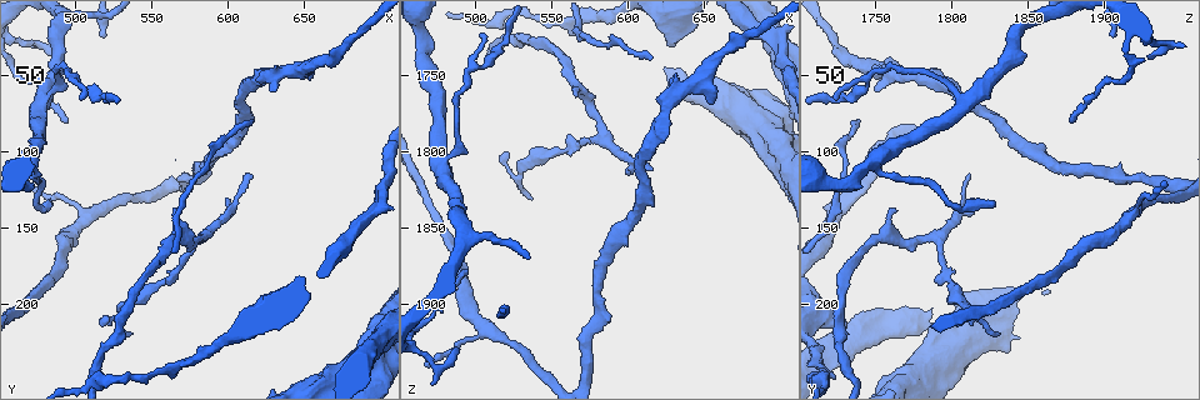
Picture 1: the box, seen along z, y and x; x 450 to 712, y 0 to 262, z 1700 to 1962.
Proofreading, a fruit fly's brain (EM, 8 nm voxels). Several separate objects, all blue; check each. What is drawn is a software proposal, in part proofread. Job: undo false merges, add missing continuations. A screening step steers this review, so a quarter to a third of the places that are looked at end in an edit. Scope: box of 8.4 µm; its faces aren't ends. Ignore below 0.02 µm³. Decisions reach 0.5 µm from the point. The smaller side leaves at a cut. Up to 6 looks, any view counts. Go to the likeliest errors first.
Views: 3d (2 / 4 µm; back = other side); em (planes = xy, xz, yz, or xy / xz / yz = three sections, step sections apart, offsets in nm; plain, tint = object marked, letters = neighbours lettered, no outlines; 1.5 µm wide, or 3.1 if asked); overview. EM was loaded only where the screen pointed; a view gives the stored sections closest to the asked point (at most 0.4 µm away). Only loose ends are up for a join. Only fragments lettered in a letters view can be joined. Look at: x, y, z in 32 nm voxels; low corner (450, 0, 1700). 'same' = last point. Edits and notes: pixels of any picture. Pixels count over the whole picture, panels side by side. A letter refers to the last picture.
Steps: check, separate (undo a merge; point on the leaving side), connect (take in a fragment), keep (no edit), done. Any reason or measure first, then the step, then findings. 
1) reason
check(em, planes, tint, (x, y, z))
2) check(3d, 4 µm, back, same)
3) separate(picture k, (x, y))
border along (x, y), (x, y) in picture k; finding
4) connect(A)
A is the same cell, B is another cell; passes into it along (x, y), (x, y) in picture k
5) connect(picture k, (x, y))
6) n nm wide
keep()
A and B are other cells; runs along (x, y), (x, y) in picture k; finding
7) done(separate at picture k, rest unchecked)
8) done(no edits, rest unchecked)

branch stops here
check(em, yz, step 8, plain, (654, 50, 1768))

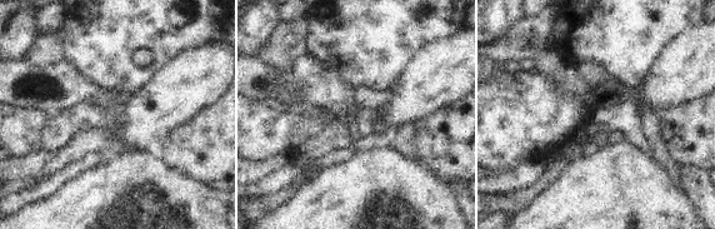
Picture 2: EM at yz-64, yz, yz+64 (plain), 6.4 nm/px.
see the neighbours
check(em, yz, step 8, letters, same)

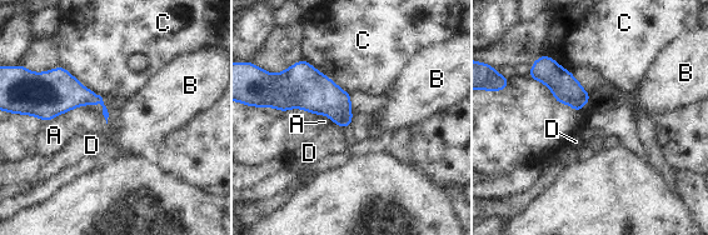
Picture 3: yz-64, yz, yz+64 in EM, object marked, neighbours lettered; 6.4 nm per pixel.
keep()
A, B, C and D are other cells; none of them fits

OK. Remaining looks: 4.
thick end
check(em, planes, letters, (630, 214, 1732))

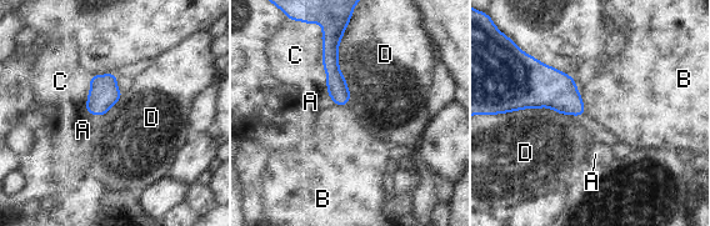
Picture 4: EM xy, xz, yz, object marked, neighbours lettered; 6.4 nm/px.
keep()
A, B, C and D are other cells; runs along (336, 38), (331, 70), (343, 103) in picture 4; no lettered fragment goes on from it

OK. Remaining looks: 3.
tapers out
check(3d, 2 µm, (536, 218, 1830))

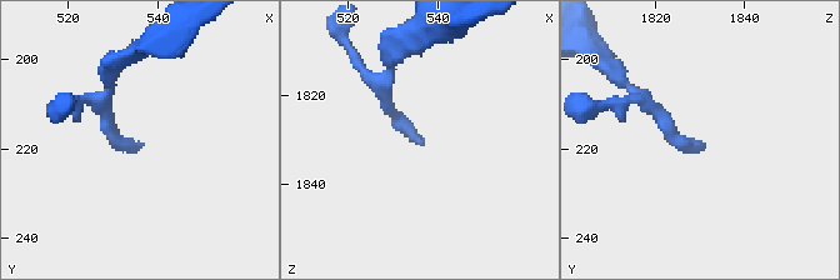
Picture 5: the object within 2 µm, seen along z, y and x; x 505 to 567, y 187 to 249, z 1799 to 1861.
now the EM
check(em, yz, step 4, letters, (537, 218, 1831))

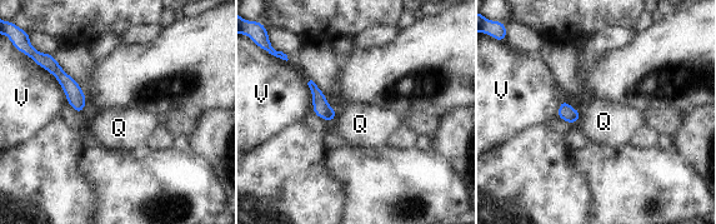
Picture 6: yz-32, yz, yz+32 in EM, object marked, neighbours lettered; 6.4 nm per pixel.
keep()
Q and V are other cells; border along (310, 79), (308, 85), (314, 112) in picture 6; no lettered fragment goes on from it

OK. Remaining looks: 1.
done(no edits, rest unchecked)

